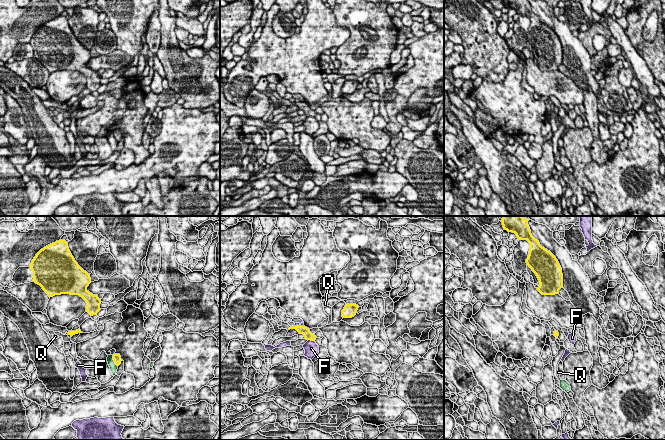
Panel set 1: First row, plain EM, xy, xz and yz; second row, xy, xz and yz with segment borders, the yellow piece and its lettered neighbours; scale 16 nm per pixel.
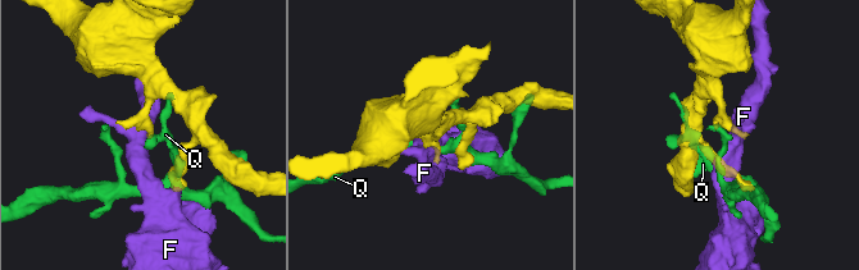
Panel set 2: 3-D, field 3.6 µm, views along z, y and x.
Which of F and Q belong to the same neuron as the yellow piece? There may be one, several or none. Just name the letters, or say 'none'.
none

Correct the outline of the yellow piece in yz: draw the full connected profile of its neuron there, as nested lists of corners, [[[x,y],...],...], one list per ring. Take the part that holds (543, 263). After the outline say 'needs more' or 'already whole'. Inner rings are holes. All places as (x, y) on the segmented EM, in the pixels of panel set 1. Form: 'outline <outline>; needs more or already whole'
outline [[[503,216],[501,222],[505,230],[516,234],[518,240],[527,240],[530,243],[526,263],[539,280],[540,285],[537,290],[542,295],[558,294],[563,288],[562,268],[556,257],[532,236],[529,220],[522,216]]]; already whole

